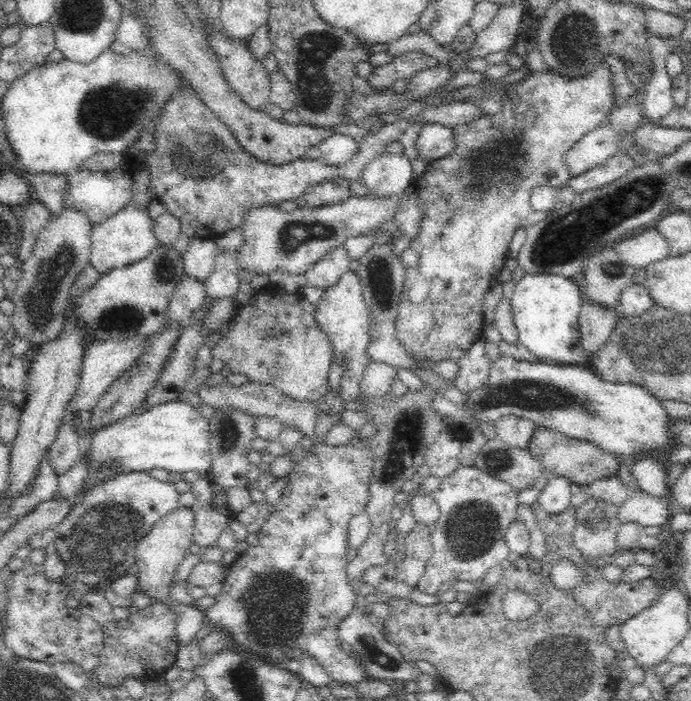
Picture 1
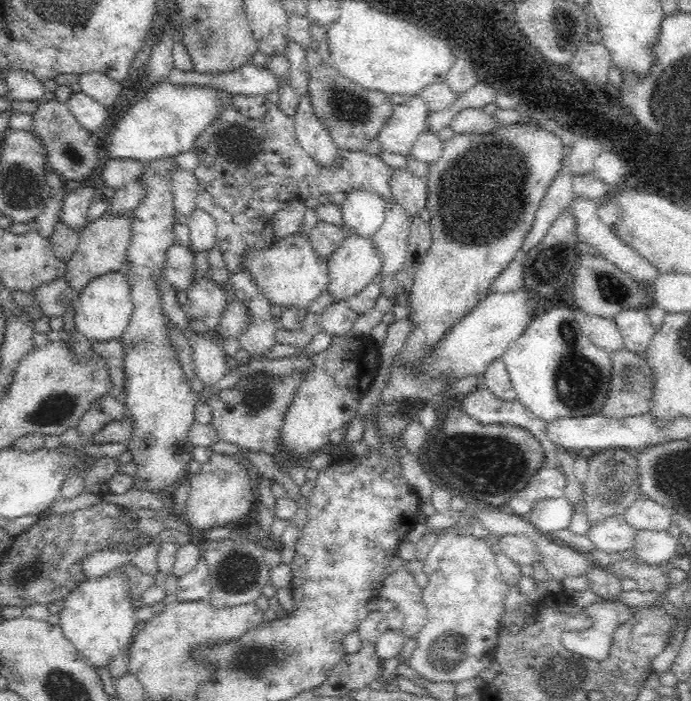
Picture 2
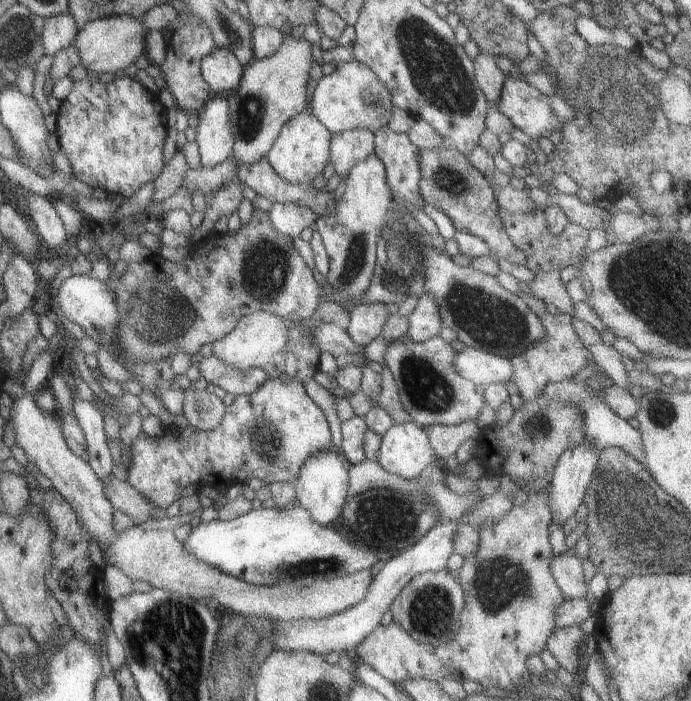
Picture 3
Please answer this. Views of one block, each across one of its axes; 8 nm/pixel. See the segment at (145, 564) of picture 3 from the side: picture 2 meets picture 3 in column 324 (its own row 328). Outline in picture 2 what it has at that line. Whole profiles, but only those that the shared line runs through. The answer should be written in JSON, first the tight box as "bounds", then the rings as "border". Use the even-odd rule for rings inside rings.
{"bounds":[574,308,623,354],"border":[[[574,308],[574,318],[581,326],[582,332],[590,342],[606,353],[614,354],[623,349],[623,340],[613,317],[600,318],[588,316],[580,309]]]}

